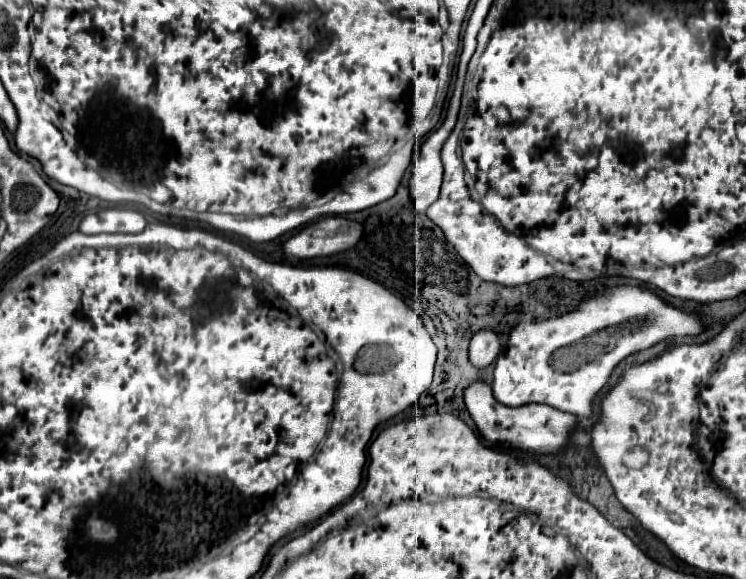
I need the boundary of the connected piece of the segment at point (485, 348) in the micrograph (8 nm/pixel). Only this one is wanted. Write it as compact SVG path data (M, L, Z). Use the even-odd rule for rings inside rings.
M480 330L472 336L470 342L470 362L476 368L484 368L496 360L496 356L502 350L502 340L494 330Z

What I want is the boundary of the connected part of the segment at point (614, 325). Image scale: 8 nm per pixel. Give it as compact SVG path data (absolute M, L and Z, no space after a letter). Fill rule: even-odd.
M616 286L602 296L584 300L576 312L562 314L542 322L522 322L510 332L510 340L494 366L494 398L506 406L522 406L530 402L548 404L562 412L570 412L588 418L592 412L594 396L606 386L612 370L632 352L644 350L668 336L694 336L702 332L702 324L696 314L686 314L646 288Z

